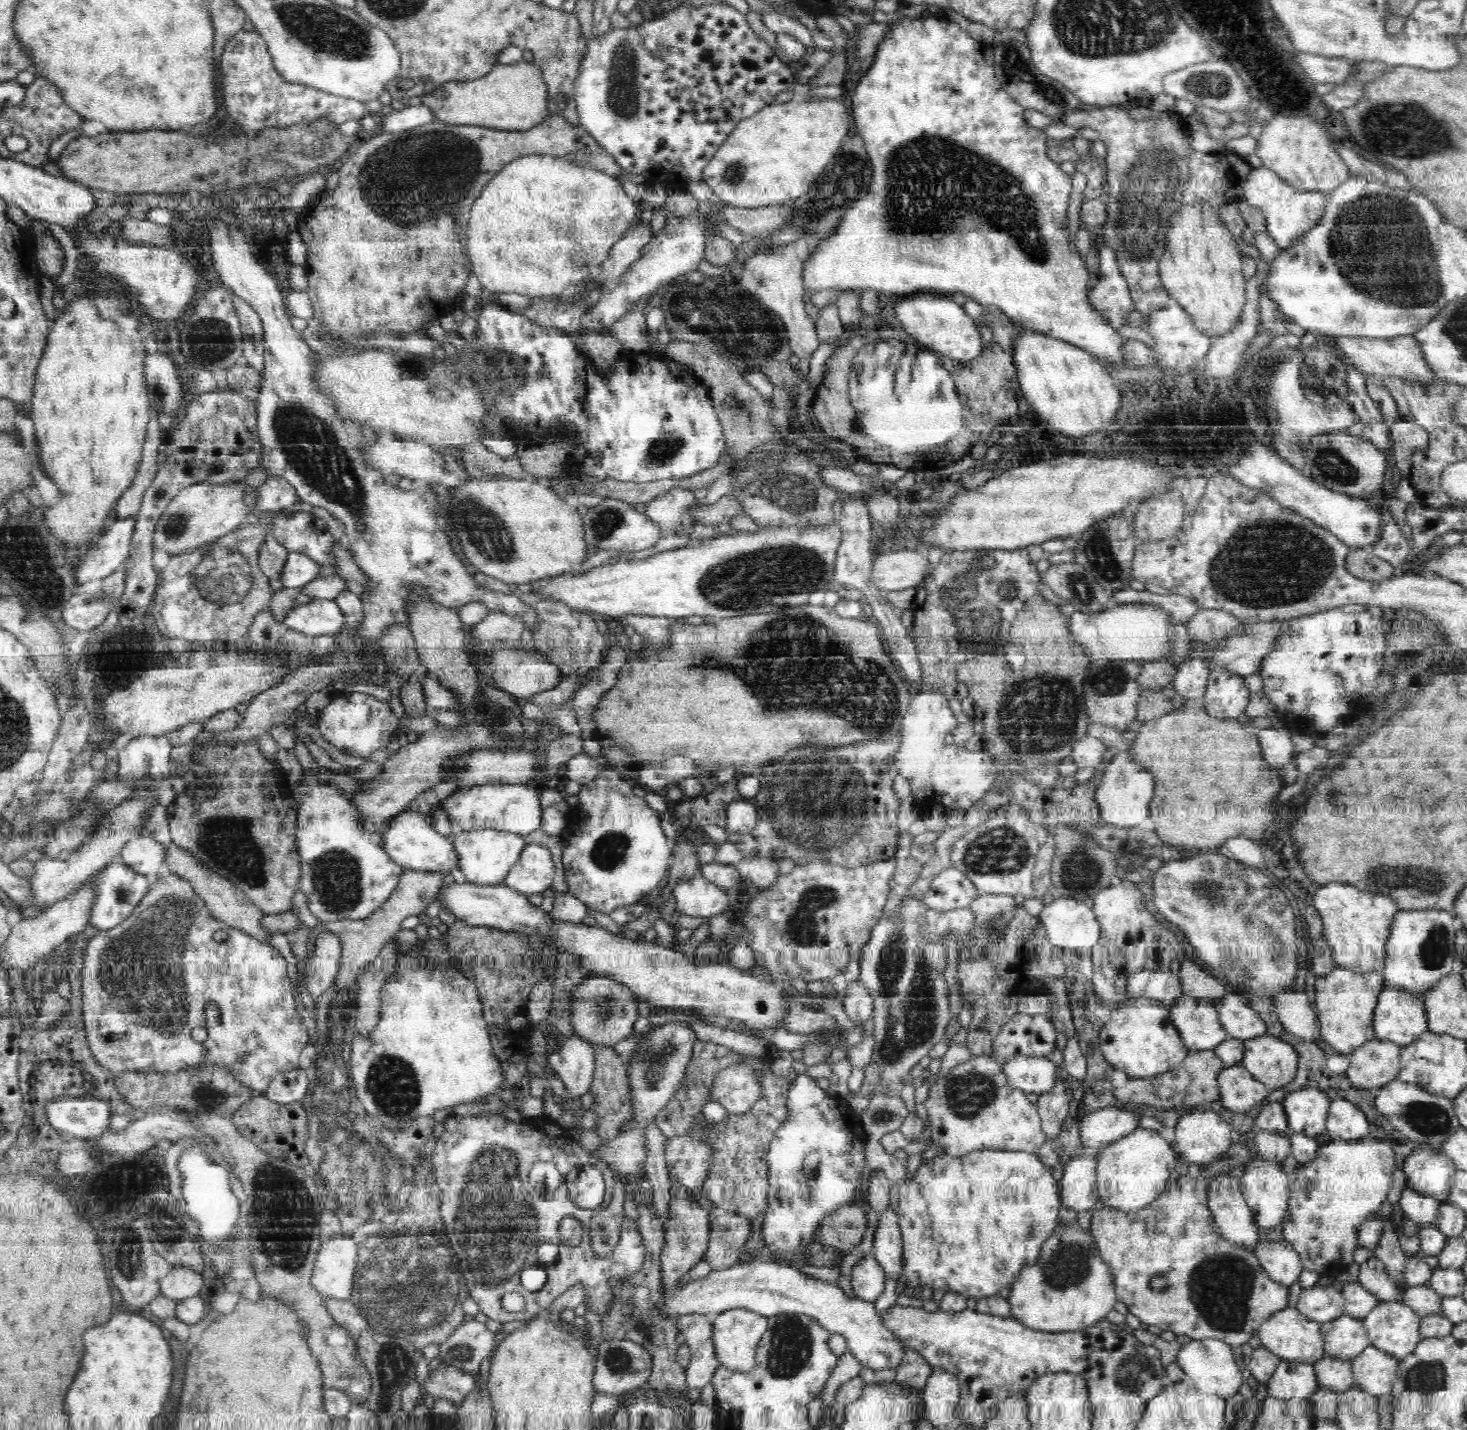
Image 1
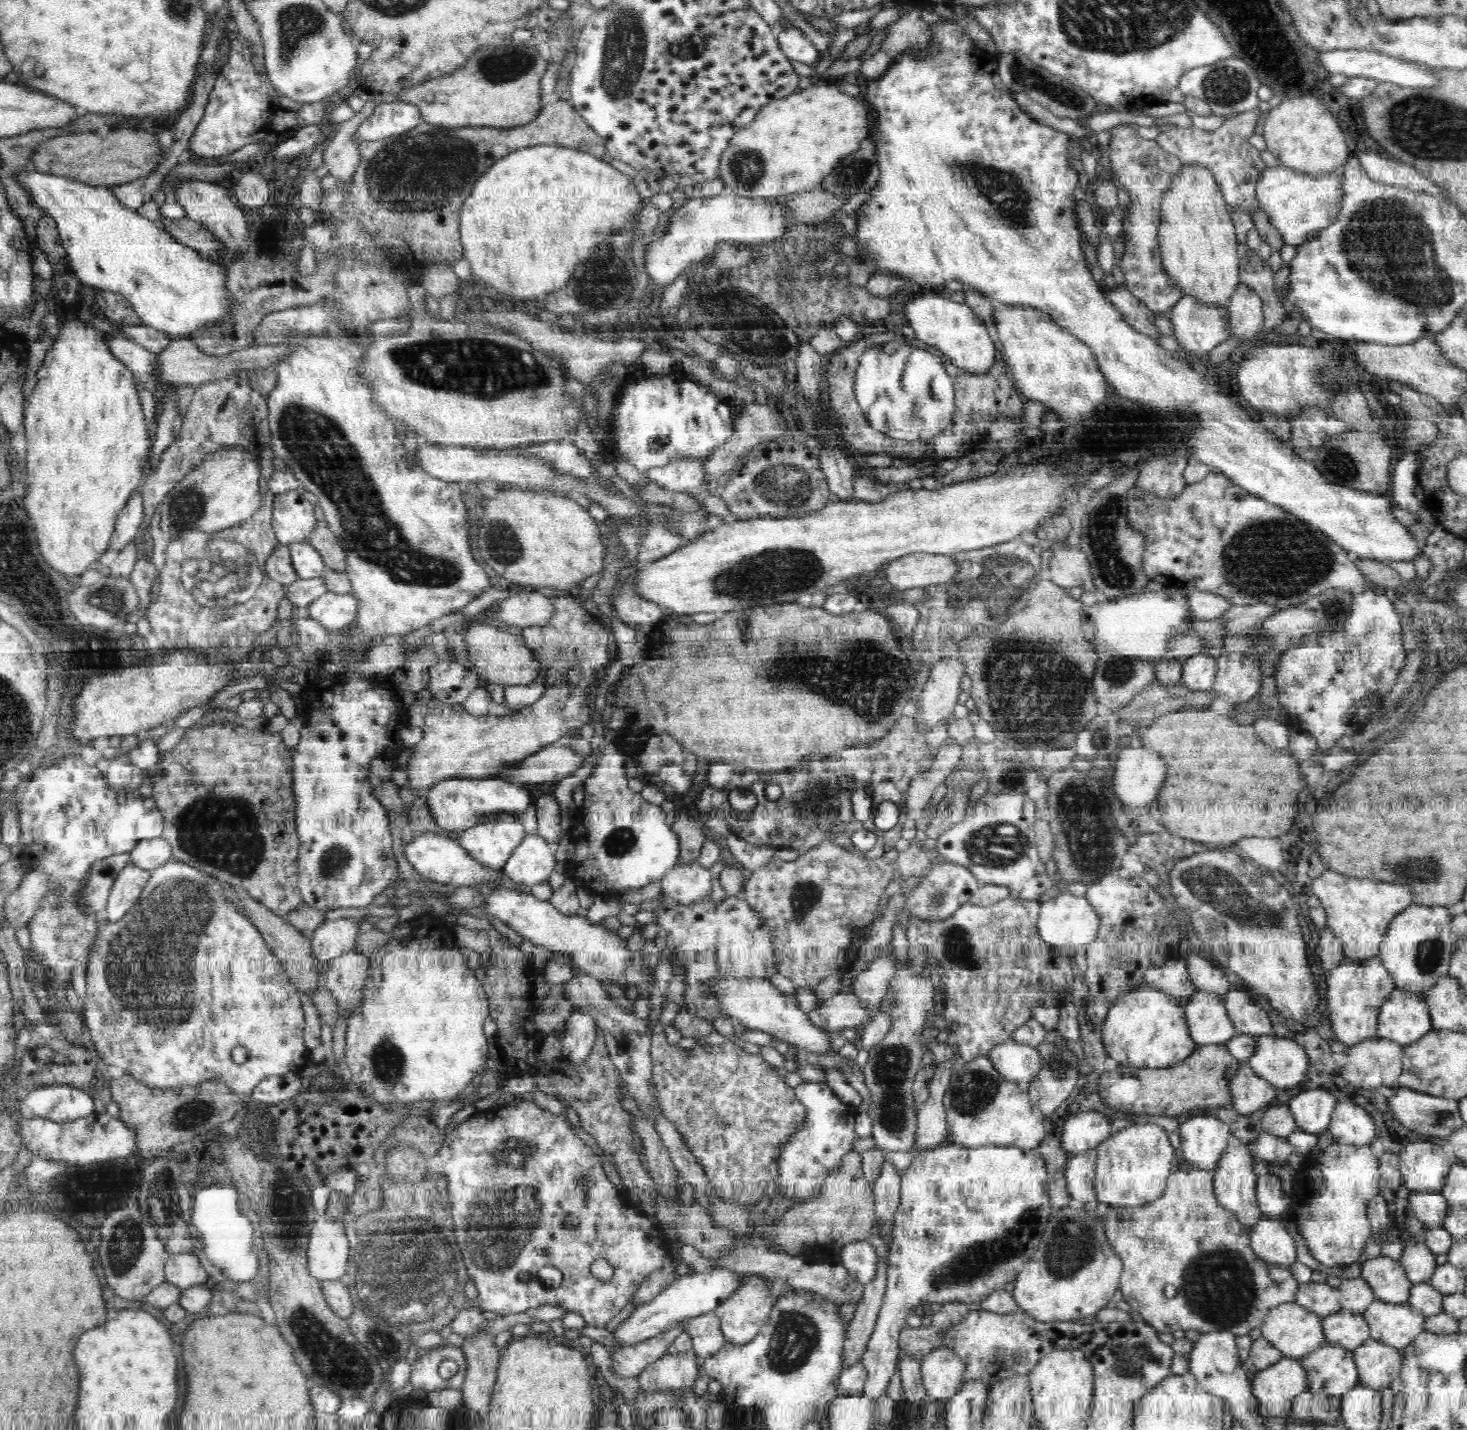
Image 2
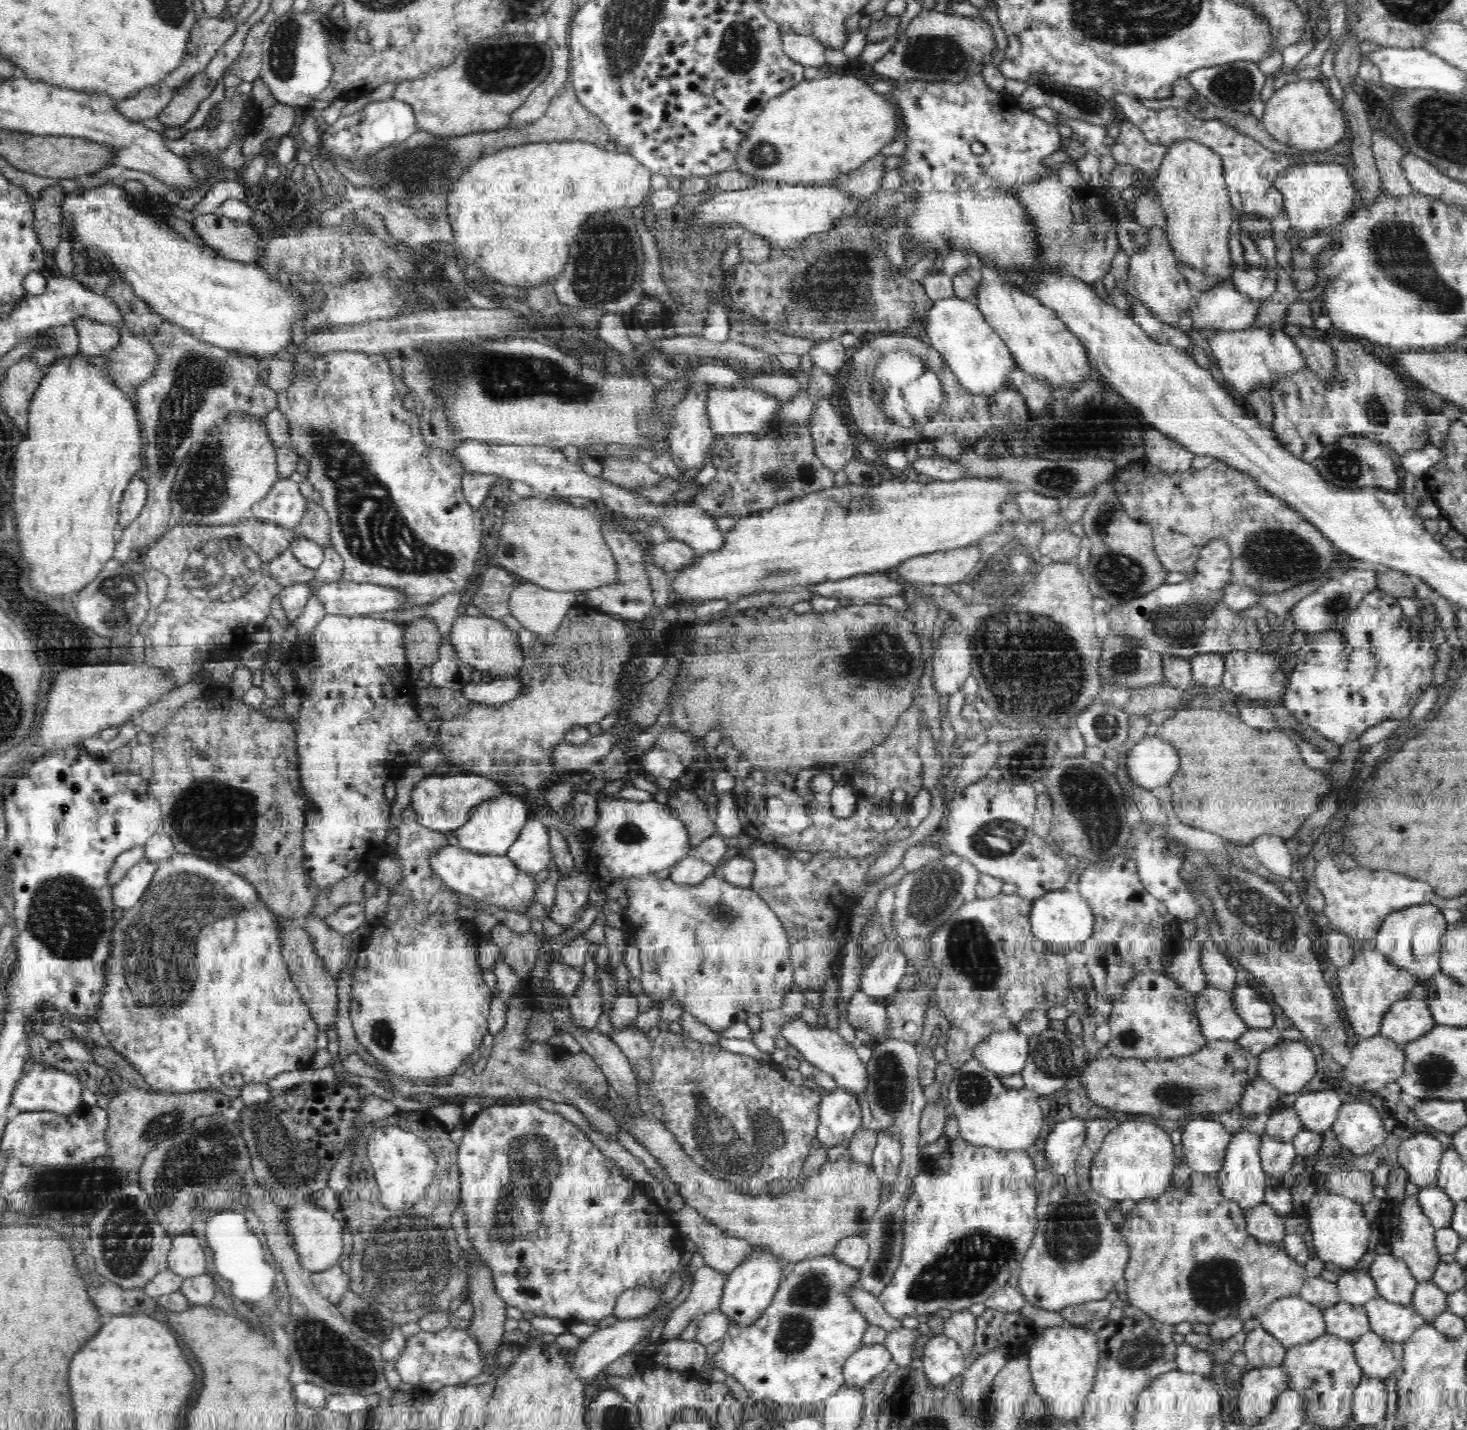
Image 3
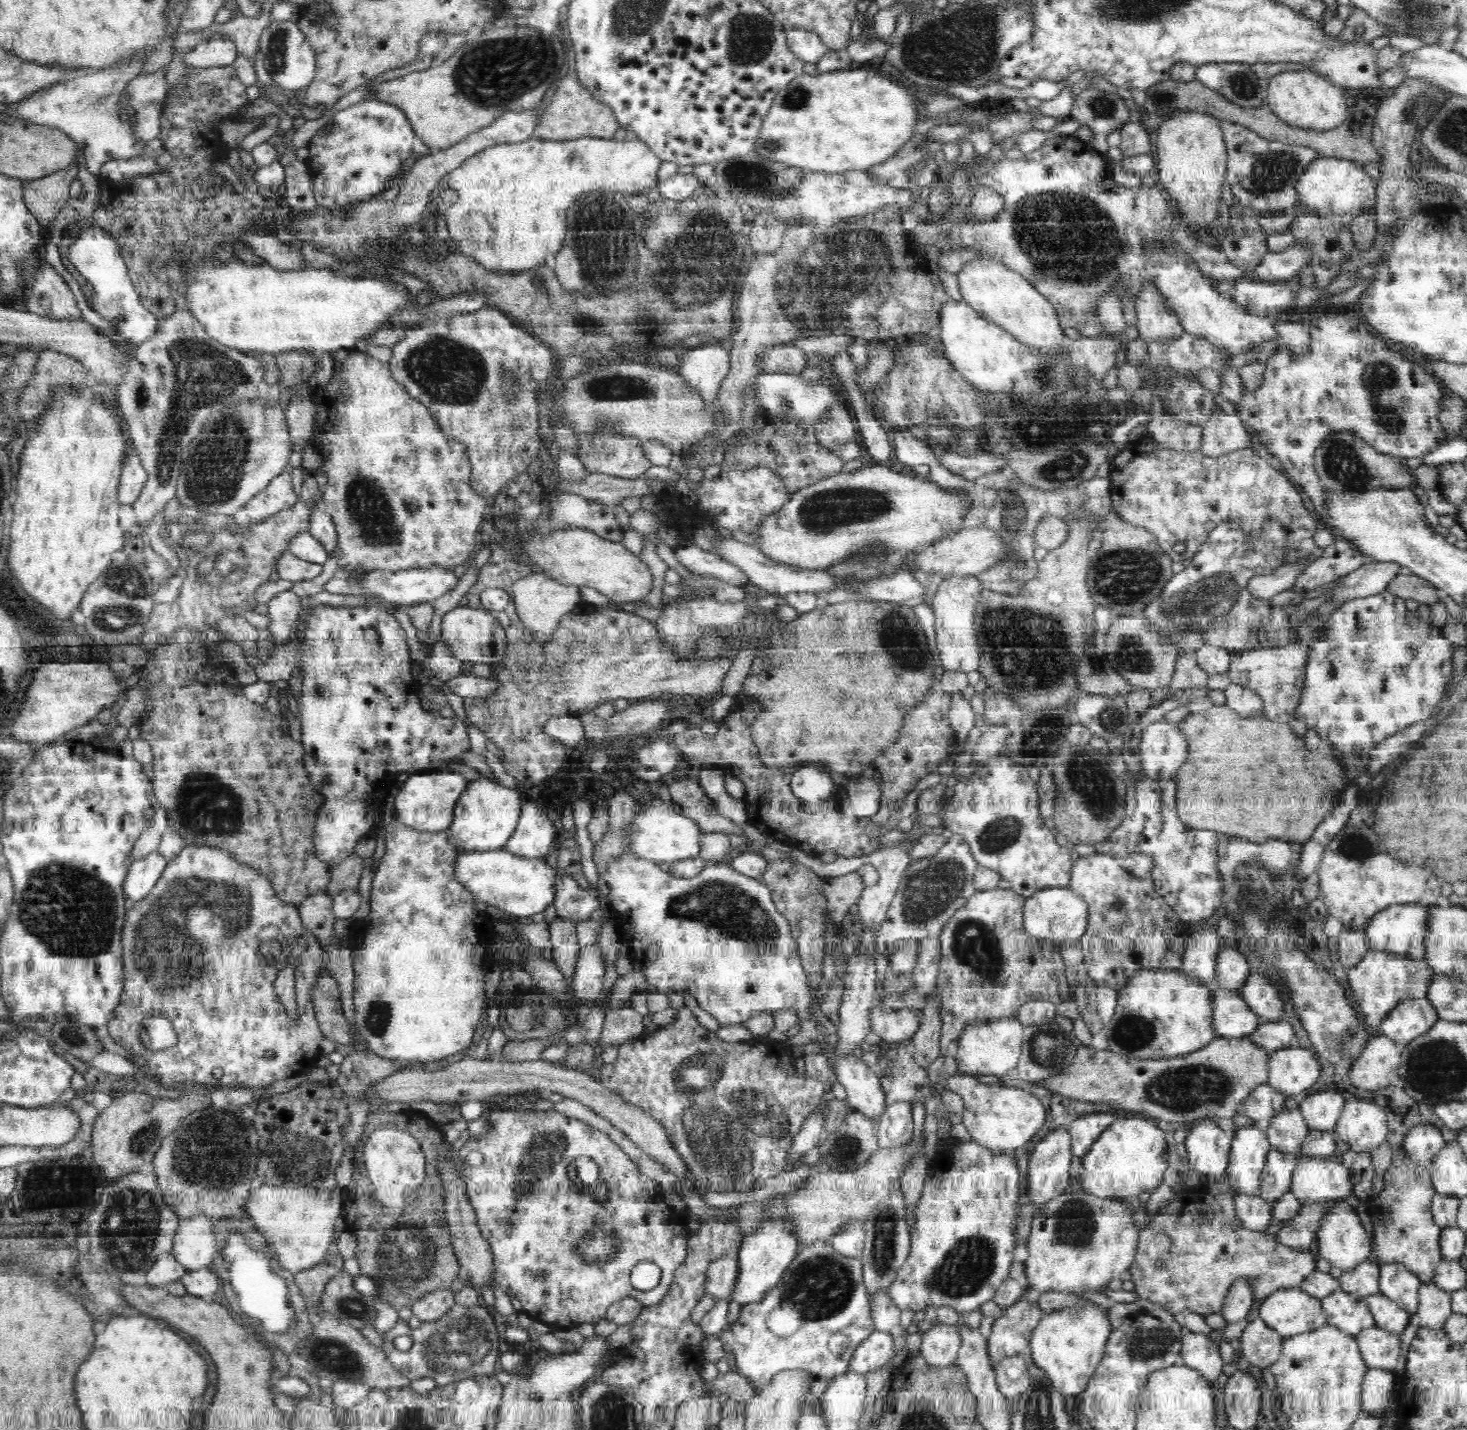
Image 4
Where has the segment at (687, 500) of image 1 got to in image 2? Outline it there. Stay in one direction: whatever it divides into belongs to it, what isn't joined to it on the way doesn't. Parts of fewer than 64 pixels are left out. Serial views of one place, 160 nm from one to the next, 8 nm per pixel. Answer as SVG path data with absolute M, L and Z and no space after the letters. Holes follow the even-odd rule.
M678 458L666 466L652 468L644 472L644 476L653 478L654 482L674 492L696 492L702 488L704 482L704 460L699 458Z

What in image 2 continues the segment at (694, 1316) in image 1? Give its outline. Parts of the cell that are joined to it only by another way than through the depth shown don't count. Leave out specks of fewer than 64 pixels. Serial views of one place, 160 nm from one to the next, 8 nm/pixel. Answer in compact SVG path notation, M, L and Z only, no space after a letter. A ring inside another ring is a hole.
M715 1311L691 1318L683 1332L692 1339L692 1350L701 1364L726 1344Z

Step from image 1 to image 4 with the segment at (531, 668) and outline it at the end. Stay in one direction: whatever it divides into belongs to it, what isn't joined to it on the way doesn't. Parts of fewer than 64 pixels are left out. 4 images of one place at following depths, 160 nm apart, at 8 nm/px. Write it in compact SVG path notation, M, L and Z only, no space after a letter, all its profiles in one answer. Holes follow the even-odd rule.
M468 605L453 607L442 616L440 624L442 641L449 645L454 658L462 659L464 662L491 665L505 655L506 633L488 610L478 610Z

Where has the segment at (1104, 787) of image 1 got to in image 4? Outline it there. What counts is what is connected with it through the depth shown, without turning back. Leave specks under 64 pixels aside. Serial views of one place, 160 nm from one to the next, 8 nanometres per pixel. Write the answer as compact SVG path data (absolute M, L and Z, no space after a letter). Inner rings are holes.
M1162 717L1144 729L1138 749L1146 775L1168 779L1186 762L1188 742L1177 724L1167 723Z

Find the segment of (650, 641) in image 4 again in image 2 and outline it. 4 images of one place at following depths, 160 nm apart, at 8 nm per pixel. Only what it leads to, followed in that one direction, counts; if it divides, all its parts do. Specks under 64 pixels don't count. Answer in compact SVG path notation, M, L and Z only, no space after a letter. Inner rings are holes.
M574 595L559 596L556 603L554 614L542 626L530 625L522 628L521 636L542 668L538 674L539 680L543 682L543 694L538 702L522 707L518 714L506 716L502 720L488 714L472 716L464 710L460 702L450 703L438 698L430 700L426 706L422 702L416 702L408 708L408 723L424 732L424 738L413 746L410 760L406 764L407 785L411 789L424 793L435 783L448 778L476 779L488 775L502 778L526 758L538 753L538 750L560 742L563 737L574 736L580 727L590 724L592 708L588 706L588 688L600 680L600 674L613 660L612 635L604 629L598 617L592 616L582 607L582 602Z

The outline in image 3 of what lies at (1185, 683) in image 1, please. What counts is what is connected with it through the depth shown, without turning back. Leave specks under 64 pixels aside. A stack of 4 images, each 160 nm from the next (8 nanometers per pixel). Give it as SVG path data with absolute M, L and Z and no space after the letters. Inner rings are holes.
M1198 654L1194 655L1194 658L1189 659L1189 661L1196 685L1209 688L1222 684L1222 677L1225 671L1225 659L1222 654Z

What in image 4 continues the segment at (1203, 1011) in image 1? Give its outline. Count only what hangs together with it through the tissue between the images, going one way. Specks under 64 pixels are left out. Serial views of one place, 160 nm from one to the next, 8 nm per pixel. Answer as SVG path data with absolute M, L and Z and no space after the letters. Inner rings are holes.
M1214 986L1213 1026L1220 1037L1240 1038L1252 1034L1261 1024L1258 1016L1238 991Z

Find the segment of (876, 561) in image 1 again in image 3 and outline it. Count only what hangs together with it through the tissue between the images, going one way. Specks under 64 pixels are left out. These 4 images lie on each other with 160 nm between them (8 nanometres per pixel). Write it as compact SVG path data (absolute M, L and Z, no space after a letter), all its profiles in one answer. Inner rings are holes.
M978 542L952 550L913 556L896 568L906 585L923 582L926 585L953 585L966 578L981 558Z

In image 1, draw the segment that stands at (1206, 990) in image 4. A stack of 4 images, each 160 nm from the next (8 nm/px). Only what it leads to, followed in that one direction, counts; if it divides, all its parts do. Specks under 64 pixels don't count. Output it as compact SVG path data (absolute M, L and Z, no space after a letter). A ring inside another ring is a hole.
M1132 996L1113 1008L1110 1021L1101 1028L1099 1049L1114 1069L1125 1072L1128 1077L1146 1078L1165 1073L1189 1053L1172 1018L1172 1012L1156 999Z

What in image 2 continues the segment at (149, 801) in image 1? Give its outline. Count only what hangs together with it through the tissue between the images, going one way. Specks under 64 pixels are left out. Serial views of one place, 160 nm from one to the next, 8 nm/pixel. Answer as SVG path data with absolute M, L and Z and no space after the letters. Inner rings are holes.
M42 871L25 874L20 886L6 894L4 902L6 921L16 930L21 926L26 926L26 922L30 922L46 890L47 881Z

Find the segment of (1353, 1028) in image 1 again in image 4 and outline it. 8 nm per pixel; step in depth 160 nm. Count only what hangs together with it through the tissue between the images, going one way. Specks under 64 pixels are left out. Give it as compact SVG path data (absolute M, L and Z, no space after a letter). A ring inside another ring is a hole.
M1370 949L1352 968L1346 970L1352 998L1356 1000L1366 1026L1380 1032L1382 1020L1400 1001L1424 998L1435 972L1426 960Z

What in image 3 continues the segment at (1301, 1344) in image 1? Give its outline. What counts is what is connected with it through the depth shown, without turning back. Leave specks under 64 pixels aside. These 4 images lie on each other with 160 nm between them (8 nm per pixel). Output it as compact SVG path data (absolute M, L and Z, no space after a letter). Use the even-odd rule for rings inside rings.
M1283 1295L1271 1302L1258 1317L1264 1330L1288 1350L1310 1343L1325 1333L1325 1320L1320 1307L1299 1295Z

